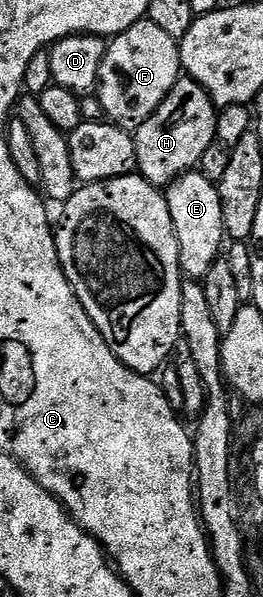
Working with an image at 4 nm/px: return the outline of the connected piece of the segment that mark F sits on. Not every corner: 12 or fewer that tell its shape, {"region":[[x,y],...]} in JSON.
{"region":[[149,19],[107,44],[96,96],[119,127],[143,125],[181,69]]}

